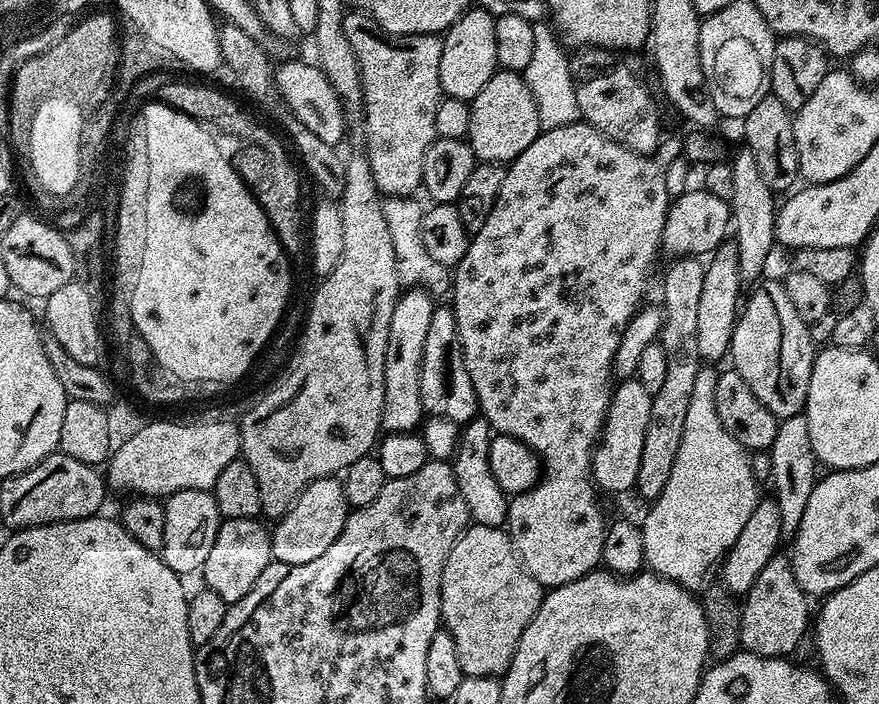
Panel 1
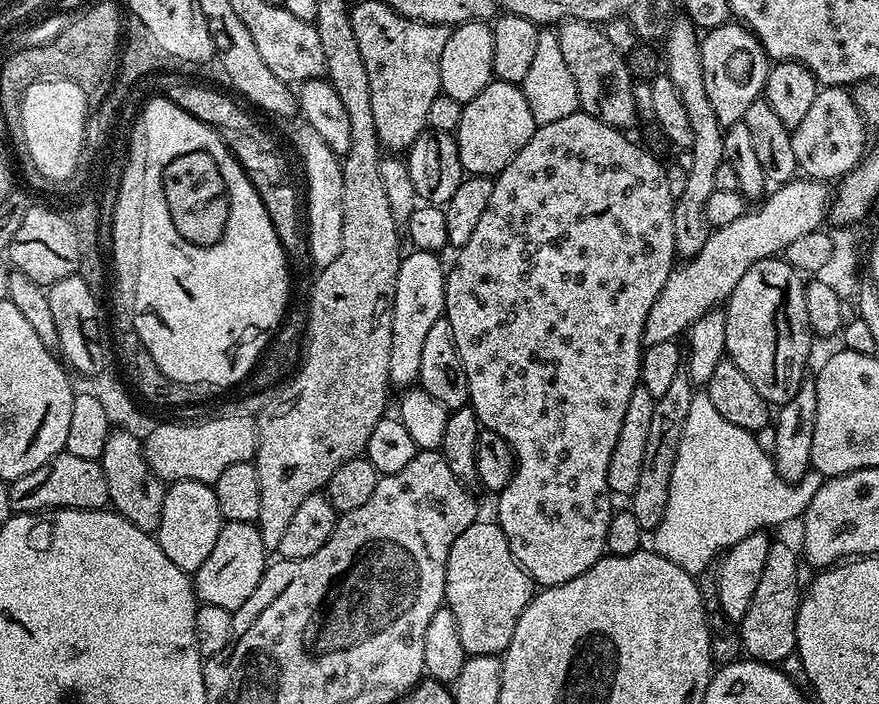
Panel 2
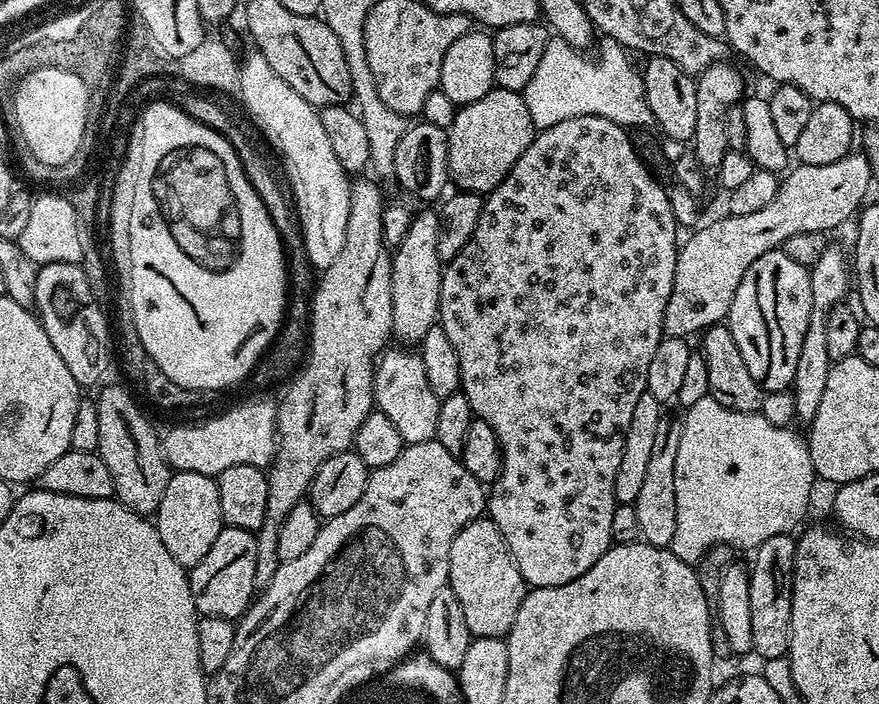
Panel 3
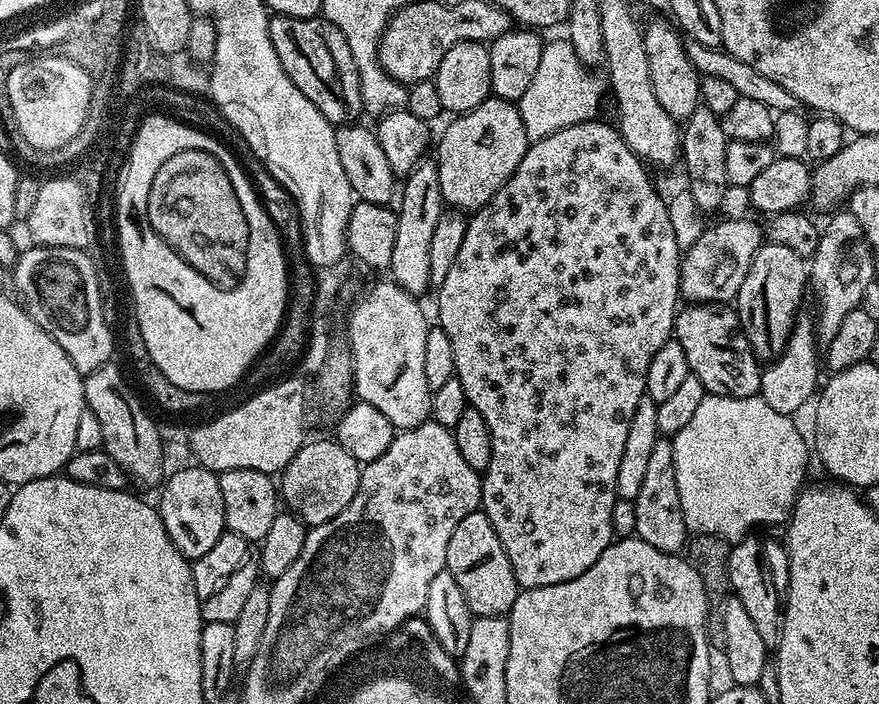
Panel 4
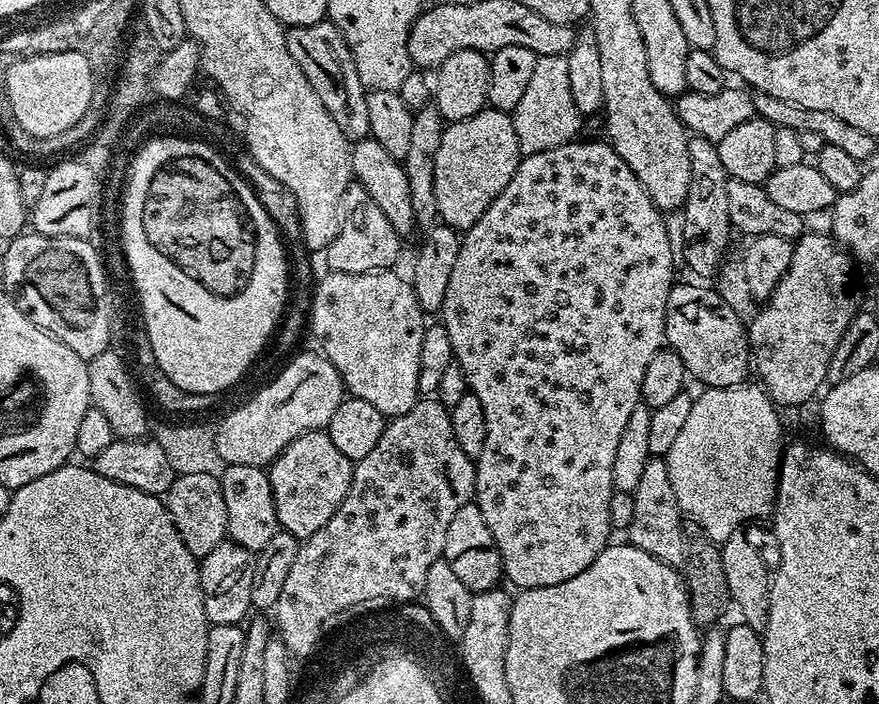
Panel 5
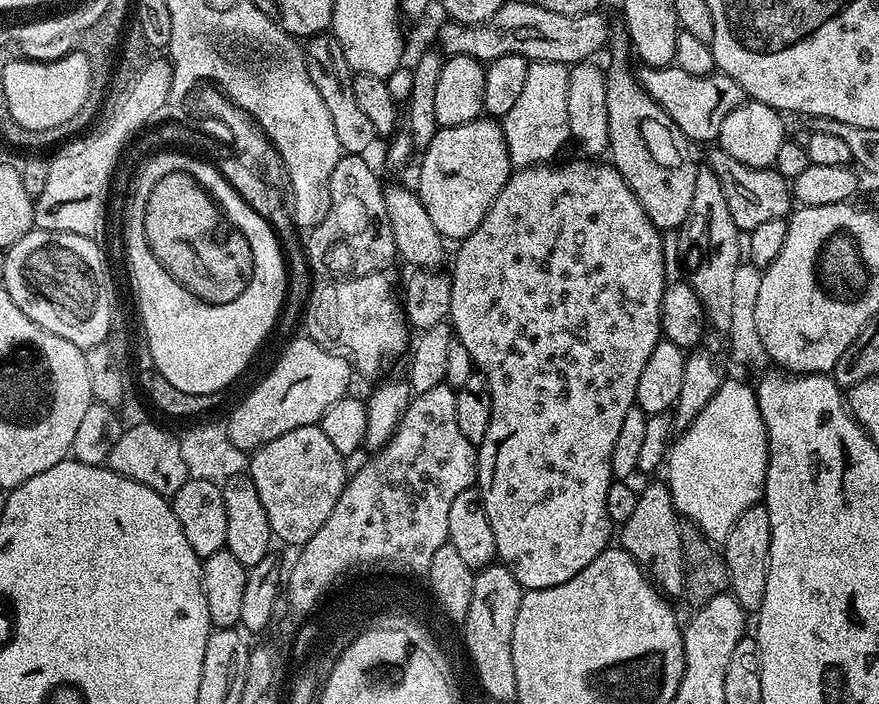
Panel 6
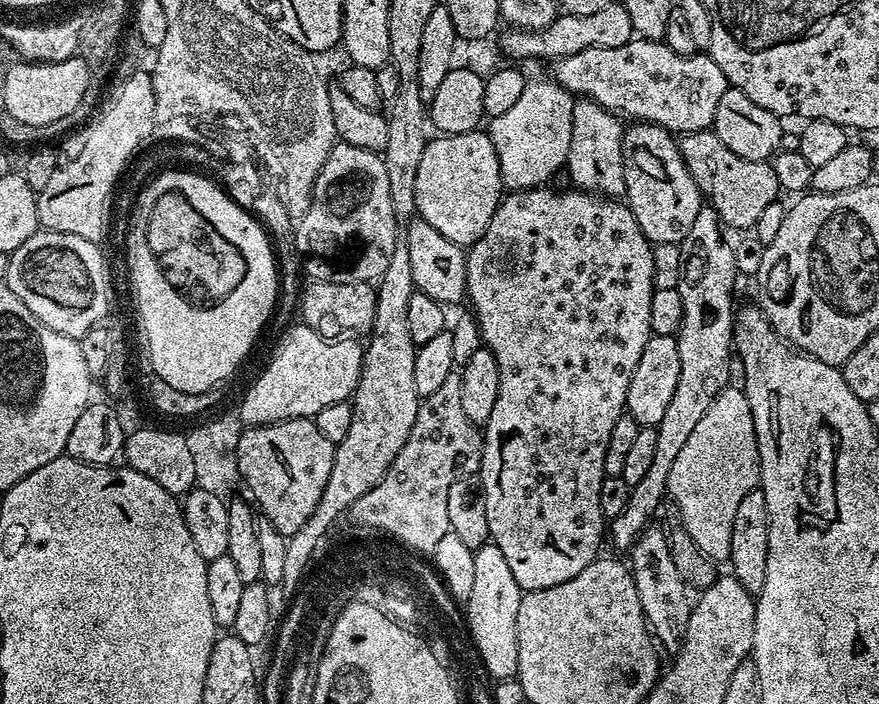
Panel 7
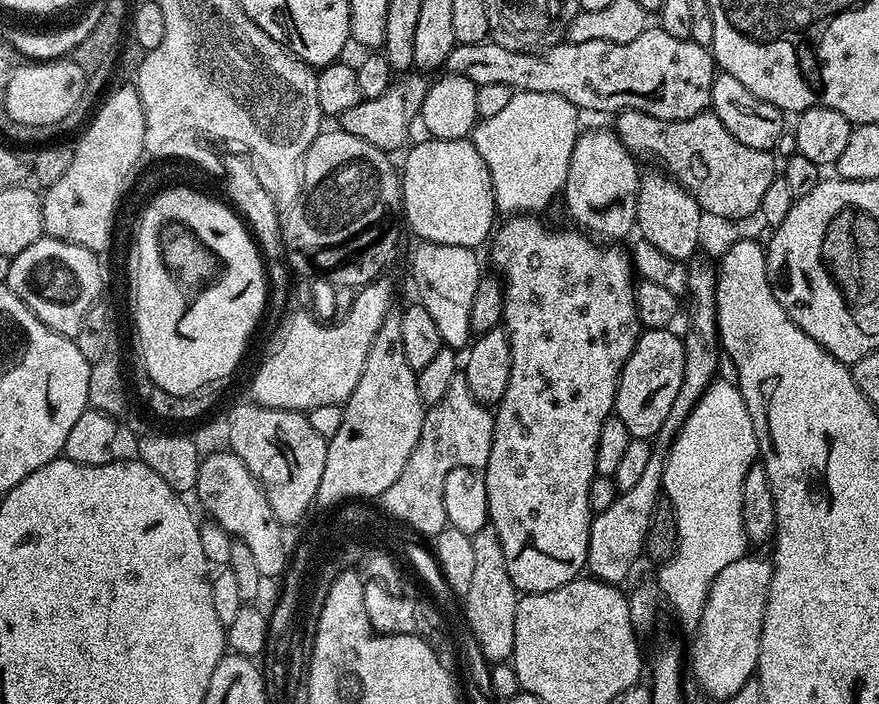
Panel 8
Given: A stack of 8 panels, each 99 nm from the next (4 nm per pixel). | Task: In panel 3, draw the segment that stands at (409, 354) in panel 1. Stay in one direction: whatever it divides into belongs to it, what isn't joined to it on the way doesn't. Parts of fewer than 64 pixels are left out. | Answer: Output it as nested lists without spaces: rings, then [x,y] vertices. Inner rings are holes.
[[[435,211],[416,212],[400,244],[392,252],[392,330],[405,345],[419,345],[440,314],[442,261],[438,258],[440,218]]]

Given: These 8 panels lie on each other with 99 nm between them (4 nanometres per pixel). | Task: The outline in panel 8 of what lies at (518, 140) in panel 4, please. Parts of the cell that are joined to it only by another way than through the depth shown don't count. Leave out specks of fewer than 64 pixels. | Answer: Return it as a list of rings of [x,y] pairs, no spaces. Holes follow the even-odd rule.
[[[424,138],[421,144],[414,144],[407,149],[404,168],[402,164],[403,219],[408,219],[413,234],[420,236],[416,238],[421,241],[479,249],[479,244],[493,235],[498,220],[494,186],[490,182],[490,170],[486,170],[486,162],[482,162],[482,154],[478,154],[468,138]]]

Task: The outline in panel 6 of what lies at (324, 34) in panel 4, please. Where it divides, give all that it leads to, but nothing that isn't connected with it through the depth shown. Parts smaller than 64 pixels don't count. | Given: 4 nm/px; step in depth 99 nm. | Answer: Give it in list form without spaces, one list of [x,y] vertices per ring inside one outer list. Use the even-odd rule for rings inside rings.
[[[323,35],[309,36],[303,45],[306,70],[310,70],[310,82],[314,82],[318,94],[322,94],[322,102],[326,102],[330,122],[334,122],[334,131],[338,134],[341,153],[364,152],[372,143],[377,143],[374,125],[366,119],[362,110],[358,110],[354,102],[352,76],[346,58],[335,47],[324,48],[324,39]]]

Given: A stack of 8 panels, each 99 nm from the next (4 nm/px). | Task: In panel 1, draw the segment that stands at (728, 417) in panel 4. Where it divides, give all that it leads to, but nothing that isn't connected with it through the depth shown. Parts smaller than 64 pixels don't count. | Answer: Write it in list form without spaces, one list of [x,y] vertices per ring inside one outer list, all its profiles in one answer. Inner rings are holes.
[[[701,366],[698,370],[694,394],[686,413],[686,427],[682,430],[682,446],[678,446],[678,458],[674,458],[674,470],[670,470],[666,490],[662,490],[657,500],[651,501],[649,508],[652,509],[642,519],[645,565],[656,575],[673,580],[689,590],[699,589],[705,583],[703,580],[707,578],[708,571],[715,564],[717,567],[734,542],[738,542],[742,526],[750,522],[750,514],[754,514],[762,499],[761,485],[752,469],[749,453],[724,429],[718,418],[714,387],[717,373],[708,368],[711,367]]]

